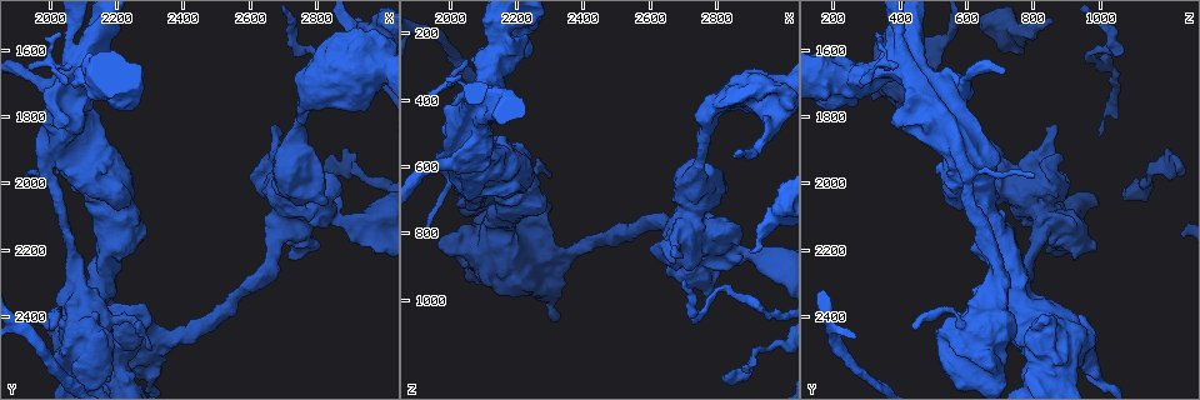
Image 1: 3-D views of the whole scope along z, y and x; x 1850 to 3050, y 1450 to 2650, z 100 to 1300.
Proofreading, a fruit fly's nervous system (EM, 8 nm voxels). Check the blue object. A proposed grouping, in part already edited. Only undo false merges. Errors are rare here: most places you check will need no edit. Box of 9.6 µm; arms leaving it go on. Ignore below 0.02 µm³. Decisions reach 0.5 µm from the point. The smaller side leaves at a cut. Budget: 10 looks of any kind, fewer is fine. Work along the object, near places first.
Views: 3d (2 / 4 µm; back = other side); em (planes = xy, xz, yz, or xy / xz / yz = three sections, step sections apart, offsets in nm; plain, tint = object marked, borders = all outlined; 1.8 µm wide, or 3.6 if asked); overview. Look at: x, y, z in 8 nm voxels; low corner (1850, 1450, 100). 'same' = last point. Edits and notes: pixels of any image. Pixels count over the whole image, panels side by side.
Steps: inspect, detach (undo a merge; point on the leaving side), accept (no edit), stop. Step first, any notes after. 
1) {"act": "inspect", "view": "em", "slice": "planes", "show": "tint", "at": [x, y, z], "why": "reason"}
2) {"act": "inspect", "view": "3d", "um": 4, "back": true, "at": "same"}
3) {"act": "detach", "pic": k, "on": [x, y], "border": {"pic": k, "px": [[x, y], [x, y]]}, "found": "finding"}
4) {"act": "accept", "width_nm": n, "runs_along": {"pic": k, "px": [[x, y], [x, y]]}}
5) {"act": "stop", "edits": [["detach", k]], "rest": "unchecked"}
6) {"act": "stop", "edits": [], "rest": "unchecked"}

{"act": "inspect", "view": "em", "um": 3.6, "slice": "planes", "show": "plain", "at": [2230, 2440, 790], "why": "calibre changes"}

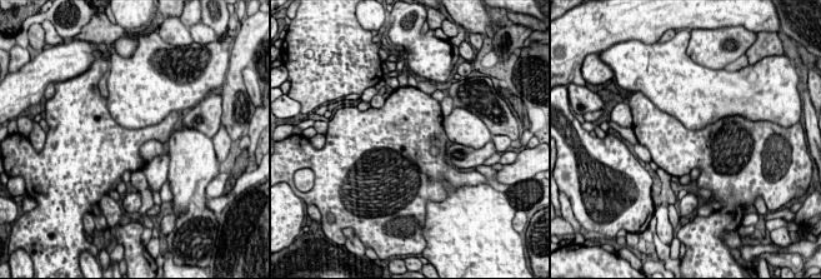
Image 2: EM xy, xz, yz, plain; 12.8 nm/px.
{"act": "inspect", "view": "em", "um": 3.6, "slice": "planes", "show": "tint", "at": "same", "why": "where the object lies"}

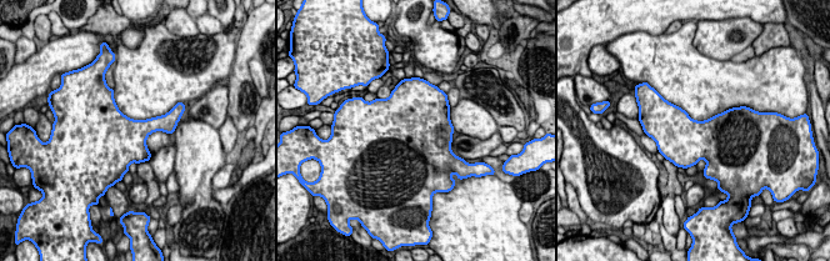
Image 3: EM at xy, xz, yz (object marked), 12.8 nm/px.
{"act": "accept", "found": "continuous, no second neuron"}

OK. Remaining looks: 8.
{"act": "inspect", "view": "em", "um": 3.6, "slice": "xy", "step": 8, "show": "tint", "at": [2040, 1910, 600], "why": "calibre changes"}

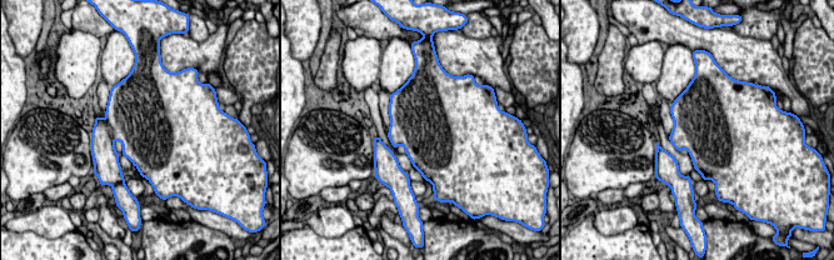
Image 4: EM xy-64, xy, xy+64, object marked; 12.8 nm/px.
{"act": "inspect", "view": "em", "um": 3.6, "slice": "planes", "show": "tint", "at": "same", "why": "cut it another way"}

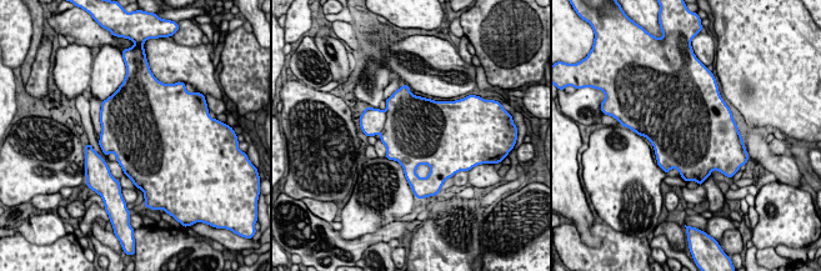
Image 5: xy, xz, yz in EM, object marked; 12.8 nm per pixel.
{"act": "accept", "found": "all the same neuron"}

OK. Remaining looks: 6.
{"act": "inspect", "view": "3d", "um": 4, "at": [2700, 2110, 830]}

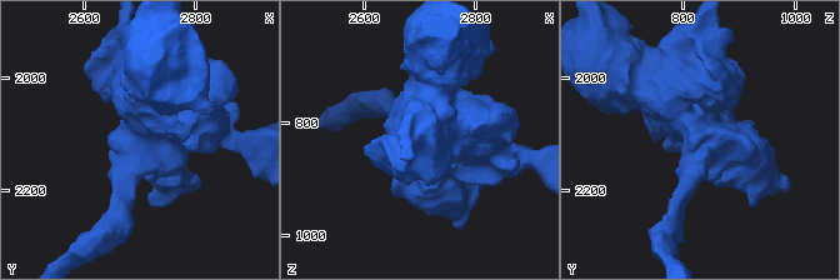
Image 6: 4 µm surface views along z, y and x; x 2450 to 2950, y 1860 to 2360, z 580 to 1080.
{"act": "inspect", "view": "em", "um": 3.6, "slice": "planes", "show": "tint", "at": [2695, 2110, 835]}

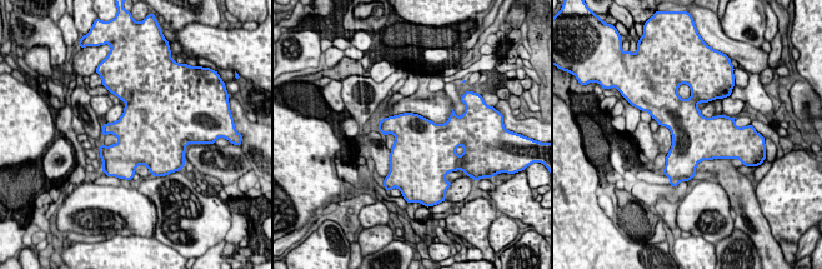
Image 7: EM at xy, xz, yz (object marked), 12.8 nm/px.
{"act": "accept", "found": "one neuron here"}

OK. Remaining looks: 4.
{"act": "inspect", "view": "3d", "um": 4, "at": [2080, 1610, 400], "why": "thick turns thin"}

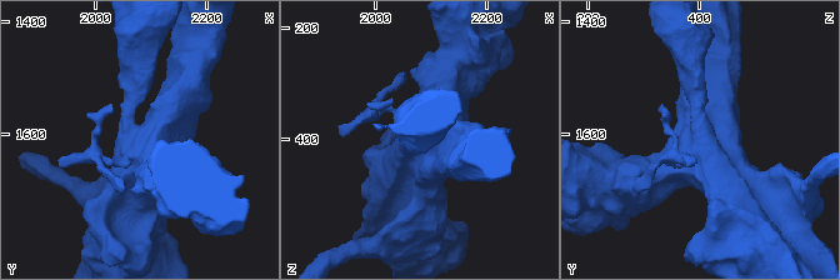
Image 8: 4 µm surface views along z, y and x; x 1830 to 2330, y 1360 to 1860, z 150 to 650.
{"act": "inspect", "view": "em", "um": 3.6, "slice": "planes", "show": "tint", "at": [2075, 1605, 405]}

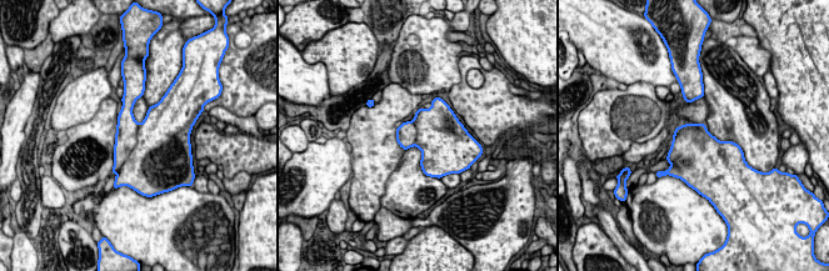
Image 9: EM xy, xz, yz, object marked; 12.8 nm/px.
{"act": "accept", "found": "continuous, no second neuron"}

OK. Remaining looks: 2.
{"act": "stop", "edits": [], "rest": "unchecked"}

